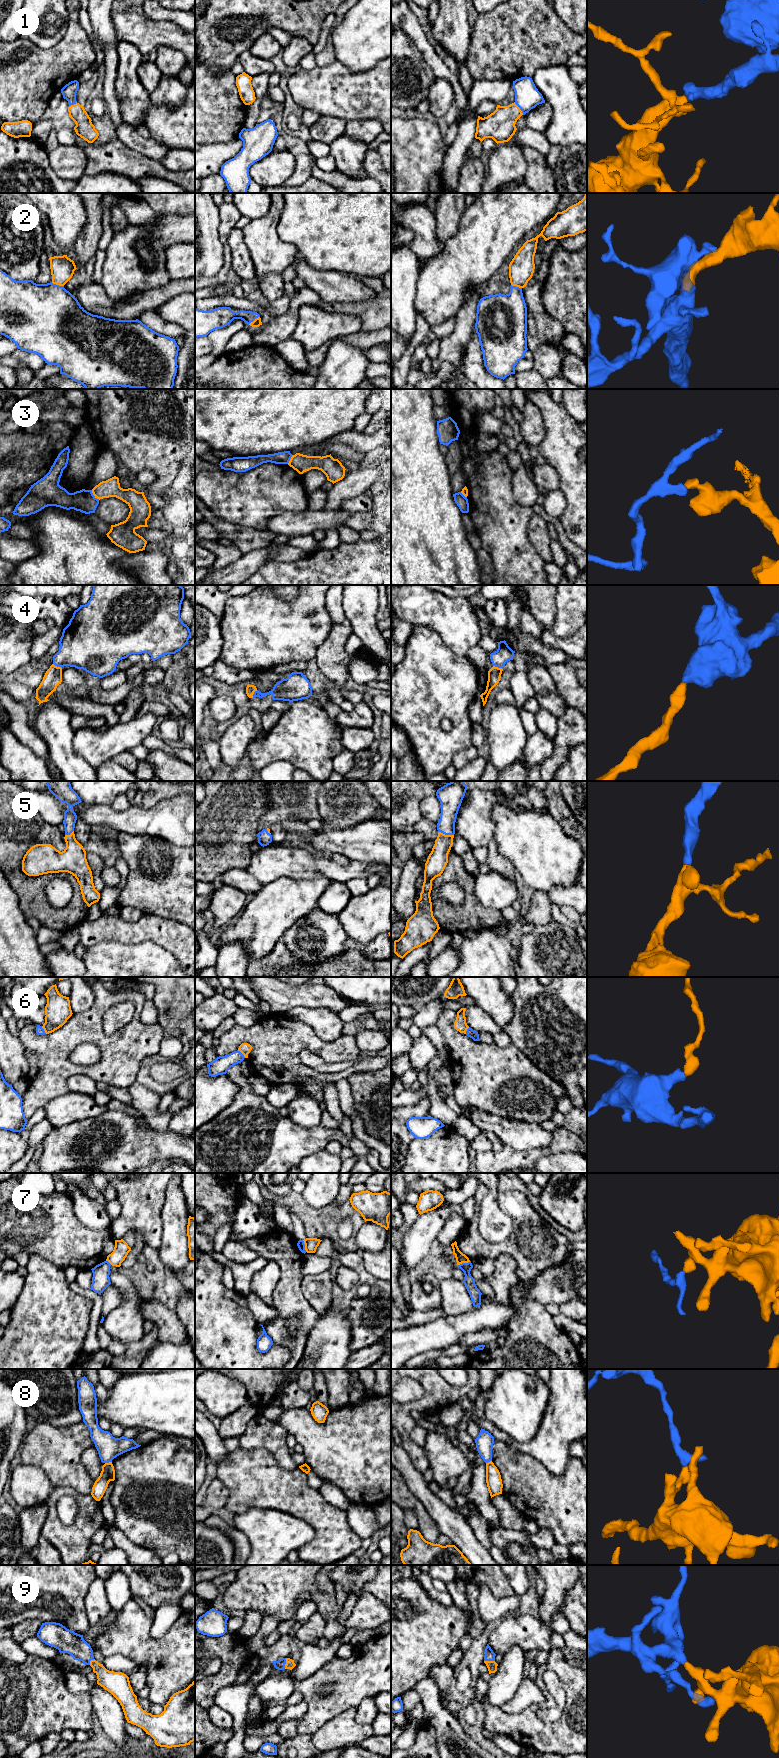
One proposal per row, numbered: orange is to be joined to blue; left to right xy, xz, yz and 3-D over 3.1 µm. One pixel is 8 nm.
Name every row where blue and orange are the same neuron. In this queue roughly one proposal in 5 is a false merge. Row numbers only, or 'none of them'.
1, 2, 4, 5, 9

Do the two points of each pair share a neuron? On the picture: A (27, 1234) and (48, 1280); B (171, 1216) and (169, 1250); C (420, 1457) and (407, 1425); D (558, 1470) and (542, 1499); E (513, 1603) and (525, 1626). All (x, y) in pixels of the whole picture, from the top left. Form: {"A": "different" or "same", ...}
{"A": "different", "B": "same", "C": "same", "D": "different", "E": "different"}

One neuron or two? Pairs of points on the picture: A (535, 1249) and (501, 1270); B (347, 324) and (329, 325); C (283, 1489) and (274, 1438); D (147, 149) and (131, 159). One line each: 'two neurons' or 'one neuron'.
A: two neurons
B: one neuron
C: two neurons
D: two neurons

